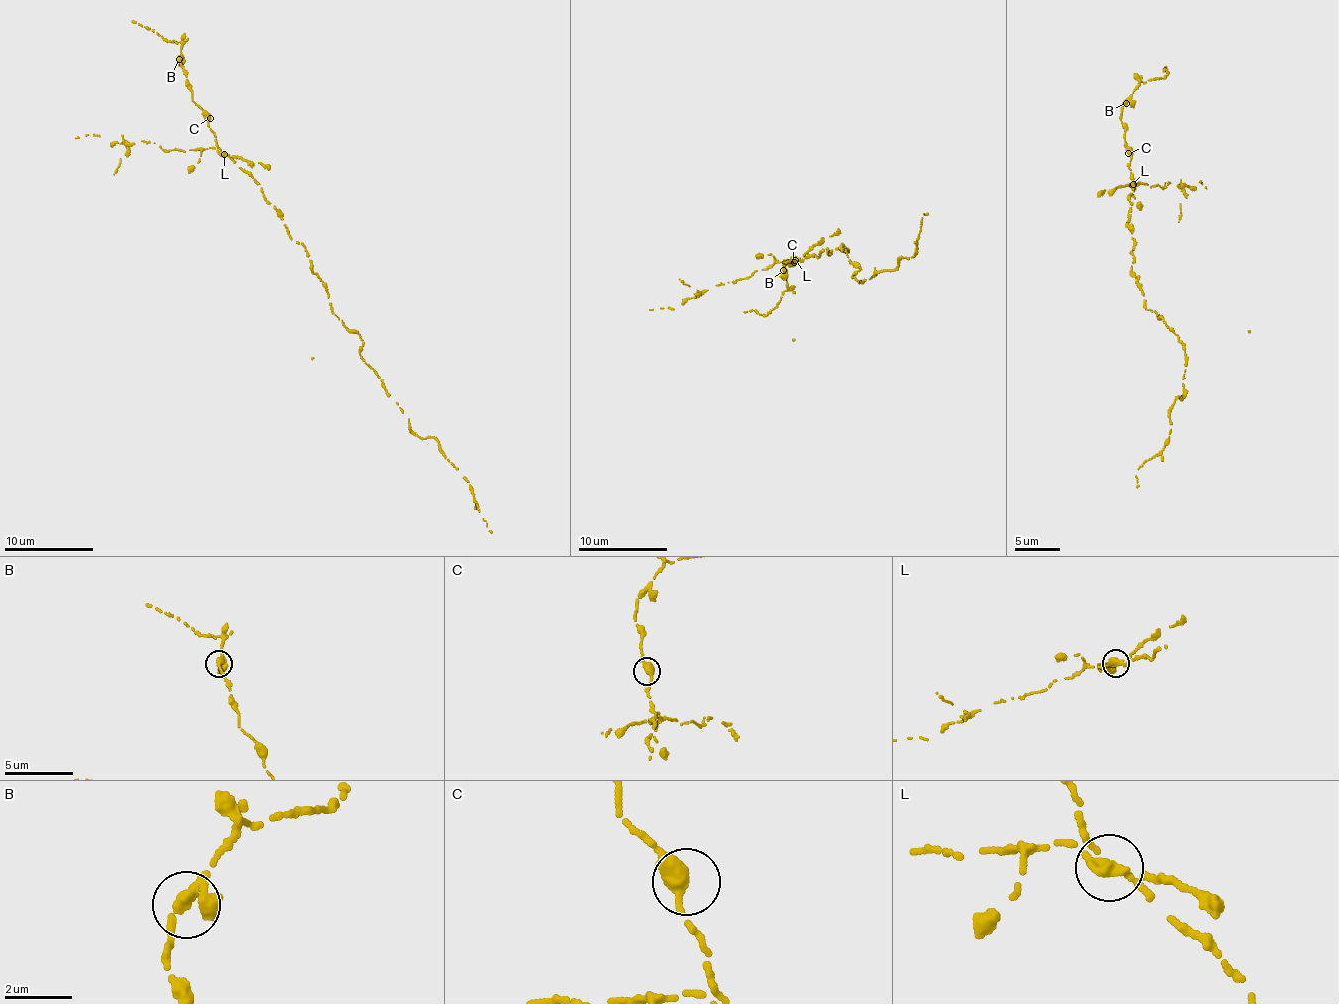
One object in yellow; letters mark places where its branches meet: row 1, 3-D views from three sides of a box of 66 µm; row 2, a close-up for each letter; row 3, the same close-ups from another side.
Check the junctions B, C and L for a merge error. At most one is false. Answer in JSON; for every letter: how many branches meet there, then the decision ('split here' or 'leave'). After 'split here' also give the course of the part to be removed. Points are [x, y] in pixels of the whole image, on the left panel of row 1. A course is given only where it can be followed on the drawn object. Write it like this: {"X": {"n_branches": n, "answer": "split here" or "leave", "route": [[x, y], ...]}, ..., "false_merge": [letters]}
{"B": {"n_branches": 3, "answer": "leave"}, "C": {"n_branches": 2, "answer": "leave"}, "L": {"n_branches": 3, "answer": "split here", "route": [[223, 154], [214, 147], [164, 151], [160, 145], [141, 140], [113, 144], [99, 136], [75, 137]]}, "false_merge": ["L"]}

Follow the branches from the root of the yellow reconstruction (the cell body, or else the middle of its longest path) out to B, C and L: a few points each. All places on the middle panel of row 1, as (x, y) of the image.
B: (844, 250), (842, 244), (843, 251), (824, 249), (792, 265), (784, 260), (783, 270)
C: (844, 250), (842, 244), (843, 251), (831, 249), (829, 254), (828, 248), (820, 256), (794, 262)
L: (844, 250), (842, 244), (843, 251), (831, 249), (829, 254), (828, 248), (820, 256), (794, 260)

